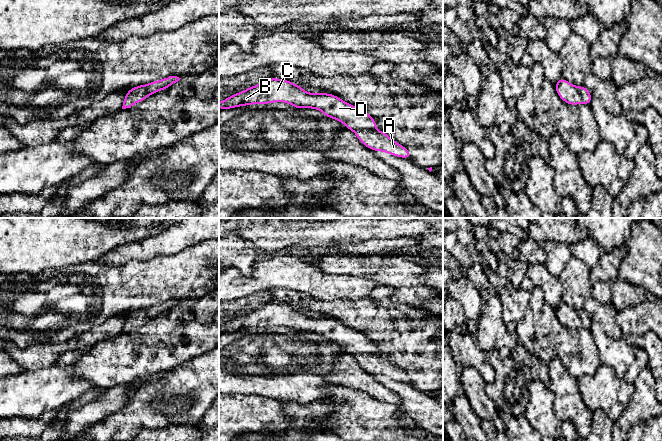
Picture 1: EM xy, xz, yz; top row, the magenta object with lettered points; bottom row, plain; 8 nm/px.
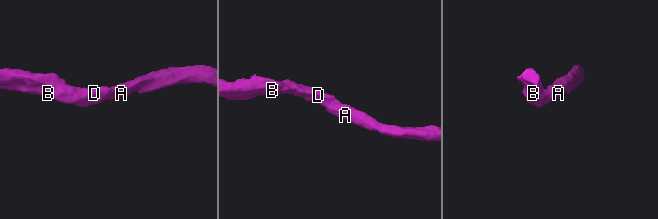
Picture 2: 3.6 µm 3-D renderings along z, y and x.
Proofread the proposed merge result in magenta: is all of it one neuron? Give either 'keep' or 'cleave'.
keep

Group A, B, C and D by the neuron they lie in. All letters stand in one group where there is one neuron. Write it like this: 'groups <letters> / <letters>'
groups A B C D

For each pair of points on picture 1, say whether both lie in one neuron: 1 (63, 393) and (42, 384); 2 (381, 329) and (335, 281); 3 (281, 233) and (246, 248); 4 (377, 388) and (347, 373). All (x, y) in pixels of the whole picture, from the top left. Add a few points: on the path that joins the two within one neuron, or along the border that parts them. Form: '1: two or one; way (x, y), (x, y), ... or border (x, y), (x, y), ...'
1: one; way (58, 388), (47, 388)
2: two; border (365, 296), (356, 299), (329, 300)
3: two; border (232, 234), (248, 239), (254, 245)
4: one; way (370, 385), (354, 376)

